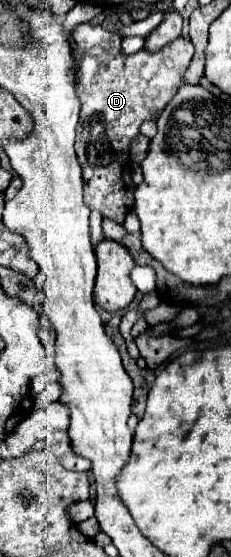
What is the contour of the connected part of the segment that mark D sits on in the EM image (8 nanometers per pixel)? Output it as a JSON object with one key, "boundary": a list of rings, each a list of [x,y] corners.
{"boundary":[[[83,22],[75,28],[73,38],[77,42],[77,62],[79,62],[79,84],[77,98],[81,100],[81,114],[77,126],[75,152],[83,170],[83,186],[85,186],[85,204],[91,210],[99,210],[105,218],[111,218],[117,224],[123,224],[125,214],[133,208],[133,190],[135,184],[131,180],[129,170],[129,146],[133,138],[139,134],[139,126],[145,120],[157,120],[165,104],[177,94],[183,84],[183,72],[189,68],[193,56],[193,44],[187,38],[175,38],[169,46],[163,46],[159,52],[139,50],[129,58],[121,54],[121,38],[101,26],[93,26],[91,22]]]}

